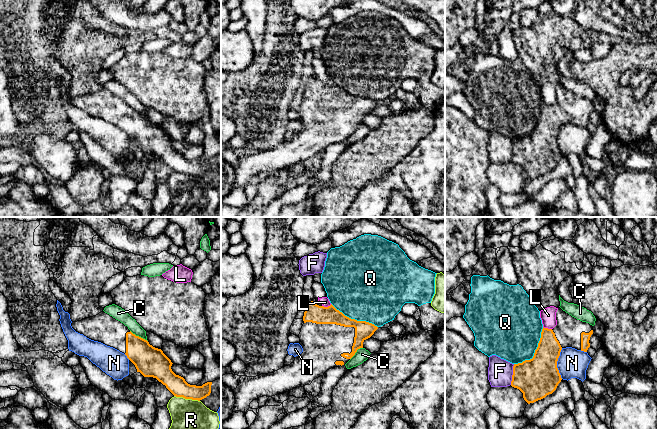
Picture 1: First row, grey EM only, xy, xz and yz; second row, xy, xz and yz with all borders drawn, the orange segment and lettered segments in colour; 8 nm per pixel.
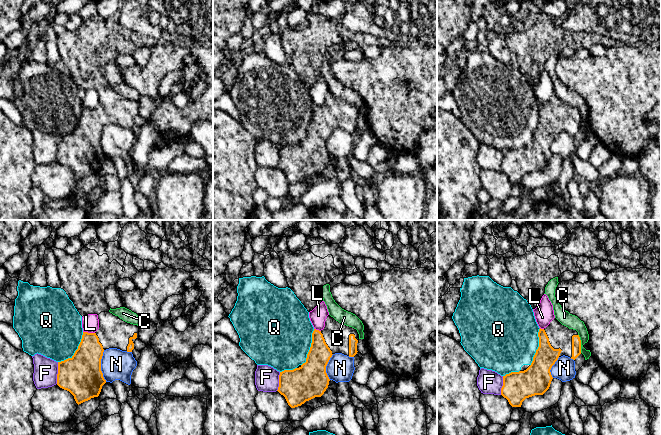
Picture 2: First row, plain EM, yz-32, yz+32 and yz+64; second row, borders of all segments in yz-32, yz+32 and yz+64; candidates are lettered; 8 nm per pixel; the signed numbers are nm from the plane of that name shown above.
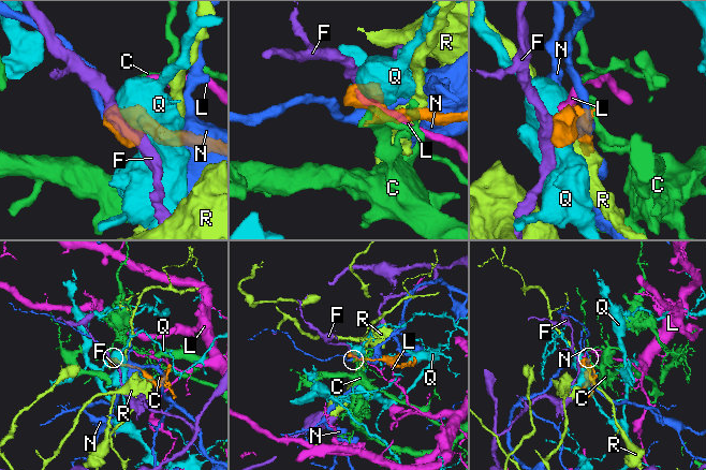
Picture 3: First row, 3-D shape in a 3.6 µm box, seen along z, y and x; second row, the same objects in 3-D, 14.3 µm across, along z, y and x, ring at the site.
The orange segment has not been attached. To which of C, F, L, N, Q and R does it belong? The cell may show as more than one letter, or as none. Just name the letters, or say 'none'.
none

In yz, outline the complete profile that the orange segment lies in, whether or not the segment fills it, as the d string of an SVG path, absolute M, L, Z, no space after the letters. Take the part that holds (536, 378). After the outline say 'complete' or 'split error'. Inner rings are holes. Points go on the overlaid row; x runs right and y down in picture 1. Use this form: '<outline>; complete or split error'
M560 307L556 312L557 325L553 329L544 328L534 356L530 360L514 364L511 386L523 393L524 400L530 404L552 394L562 378L557 368L557 361L563 348L572 347L587 352L590 347L590 337L593 334L593 326L572 317Z; split error

